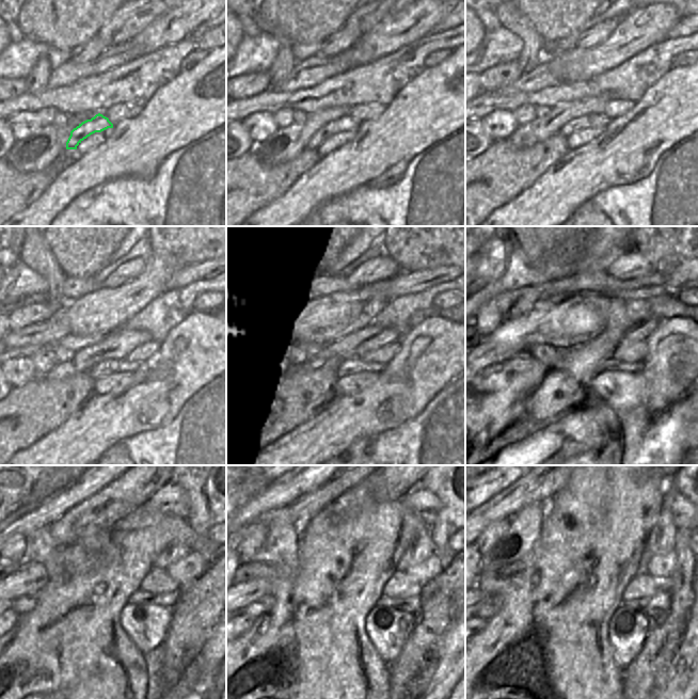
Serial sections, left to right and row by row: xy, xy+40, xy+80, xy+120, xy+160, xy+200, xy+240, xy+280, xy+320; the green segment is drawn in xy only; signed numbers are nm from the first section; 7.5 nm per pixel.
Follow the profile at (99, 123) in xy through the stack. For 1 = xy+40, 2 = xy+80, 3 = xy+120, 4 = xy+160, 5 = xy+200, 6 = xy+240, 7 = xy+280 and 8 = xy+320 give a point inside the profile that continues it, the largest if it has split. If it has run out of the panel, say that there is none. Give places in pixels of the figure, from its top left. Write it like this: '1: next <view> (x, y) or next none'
1: next xy+40 (346, 123)
2: next xy+80 (599, 122)
3: next xy+120 (113, 365)
4: next xy+160 (352, 365)
5: next xy+200 (612, 363)
6: next xy+240 (169, 600)
7: next xy+280 (412, 604)
8: next xy+320 (657, 606)

